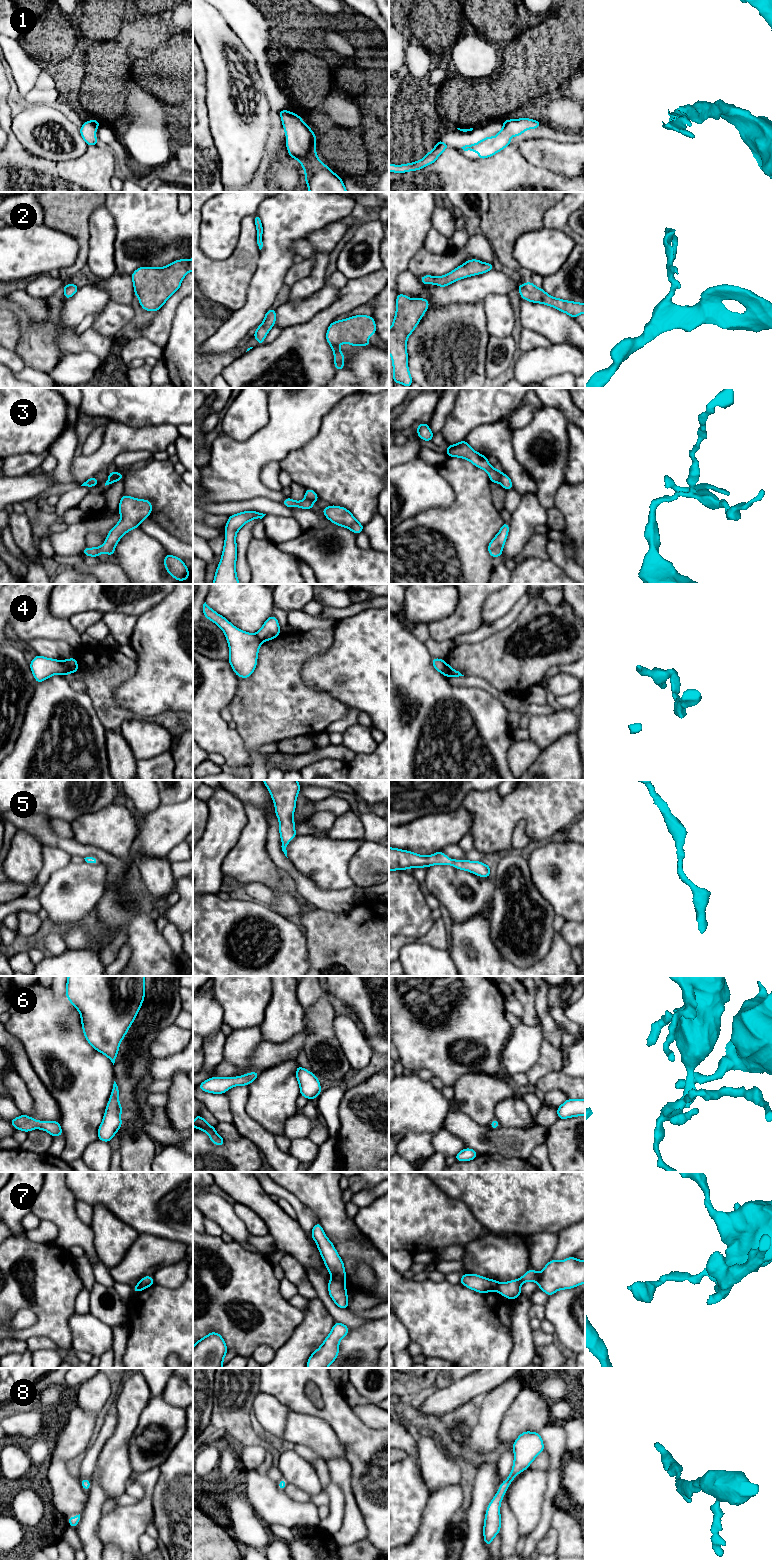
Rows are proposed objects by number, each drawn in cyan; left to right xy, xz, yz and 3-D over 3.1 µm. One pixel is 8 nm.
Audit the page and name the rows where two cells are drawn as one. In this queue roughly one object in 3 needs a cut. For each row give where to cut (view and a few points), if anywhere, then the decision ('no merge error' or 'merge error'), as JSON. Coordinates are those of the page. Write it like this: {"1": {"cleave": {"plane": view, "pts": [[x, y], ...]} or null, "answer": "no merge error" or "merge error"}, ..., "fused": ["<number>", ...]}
{"1": {"cleave": null, "answer": "no merge error"}, "2": {"cleave": null, "answer": "no merge error"}, "3": {"cleave": {"plane": "yz", "pts": [[501, 473], [499, 482]]}, "answer": "merge error"}, "4": {"cleave": {"plane": "xy", "pts": [[60, 661], [66, 674]]}, "answer": "merge error"}, "5": {"cleave": null, "answer": "no merge error"}, "6": {"cleave": null, "answer": "no merge error"}, "7": {"cleave": {"plane": "xz", "pts": [[331, 1278], [344, 1284]]}, "answer": "merge error"}, "8": {"cleave": null, "answer": "no merge error"}, "fused": ["3", "4", "7"]}

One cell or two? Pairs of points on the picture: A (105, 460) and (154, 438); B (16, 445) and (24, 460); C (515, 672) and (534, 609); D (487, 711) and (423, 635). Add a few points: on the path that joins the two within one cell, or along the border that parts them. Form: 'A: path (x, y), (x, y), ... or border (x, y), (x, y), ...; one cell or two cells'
A: path (116, 448), (125, 439), (142, 438); one cell
B: border (44, 452), (37, 454), (16, 453), (10, 456); two cells
C: path (509, 656), (504, 649), (504, 641), (518, 625); one cell
D: border (412, 633), (424, 643); two cells

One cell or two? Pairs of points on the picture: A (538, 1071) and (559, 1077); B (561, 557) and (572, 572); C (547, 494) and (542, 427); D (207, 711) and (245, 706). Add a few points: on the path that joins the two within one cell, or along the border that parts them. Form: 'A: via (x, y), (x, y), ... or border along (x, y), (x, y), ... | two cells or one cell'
A: border along (561, 1069), (545, 1074), (535, 1085) | two cells
B: via (564, 561), (571, 568) | one cell
C: via (548, 477), (548, 470), (559, 455), (557, 442) | one cell
D: border along (238, 682), (236, 693), (228, 704) | two cells

